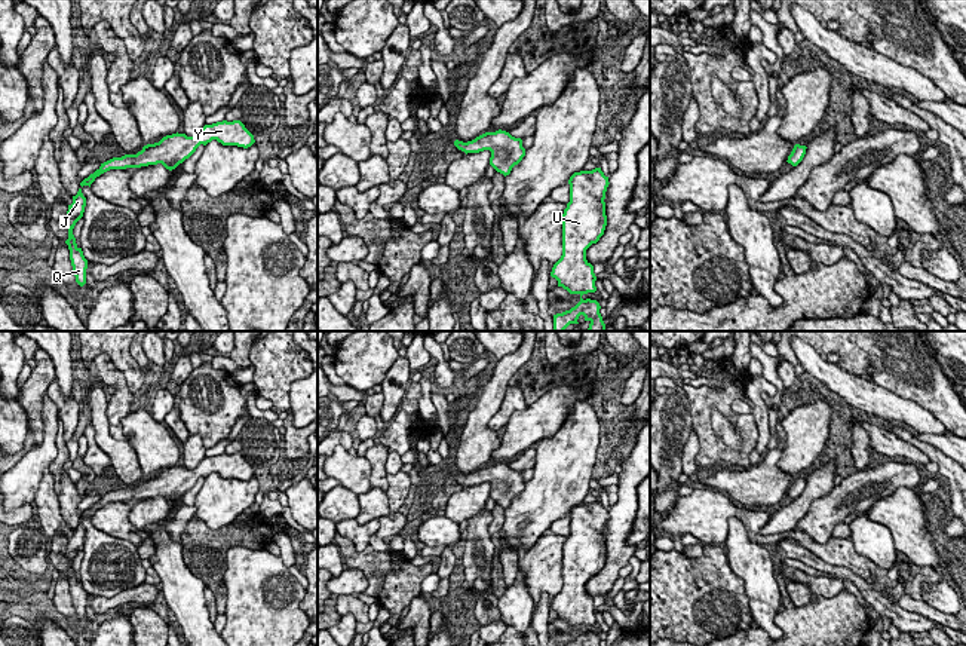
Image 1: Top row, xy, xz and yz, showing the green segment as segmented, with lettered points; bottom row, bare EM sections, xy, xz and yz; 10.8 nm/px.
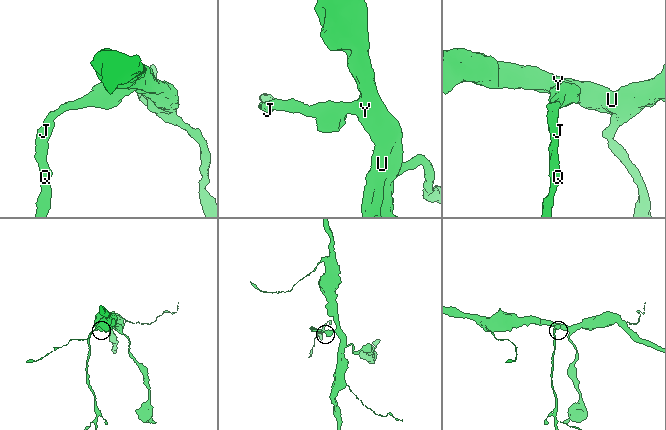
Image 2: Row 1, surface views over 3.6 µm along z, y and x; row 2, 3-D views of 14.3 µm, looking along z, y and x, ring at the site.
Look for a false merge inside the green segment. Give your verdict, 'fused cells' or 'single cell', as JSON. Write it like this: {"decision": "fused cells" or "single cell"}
{"decision": "single cell"}

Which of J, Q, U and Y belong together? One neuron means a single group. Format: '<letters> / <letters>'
J Q U Y

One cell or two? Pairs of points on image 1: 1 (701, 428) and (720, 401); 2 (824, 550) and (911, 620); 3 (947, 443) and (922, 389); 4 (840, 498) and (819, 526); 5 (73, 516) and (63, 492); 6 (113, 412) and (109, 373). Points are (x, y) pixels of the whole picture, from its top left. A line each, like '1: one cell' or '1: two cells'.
1: one cell
2: two cells
3: two cells
4: one cell
5: one cell
6: one cell

